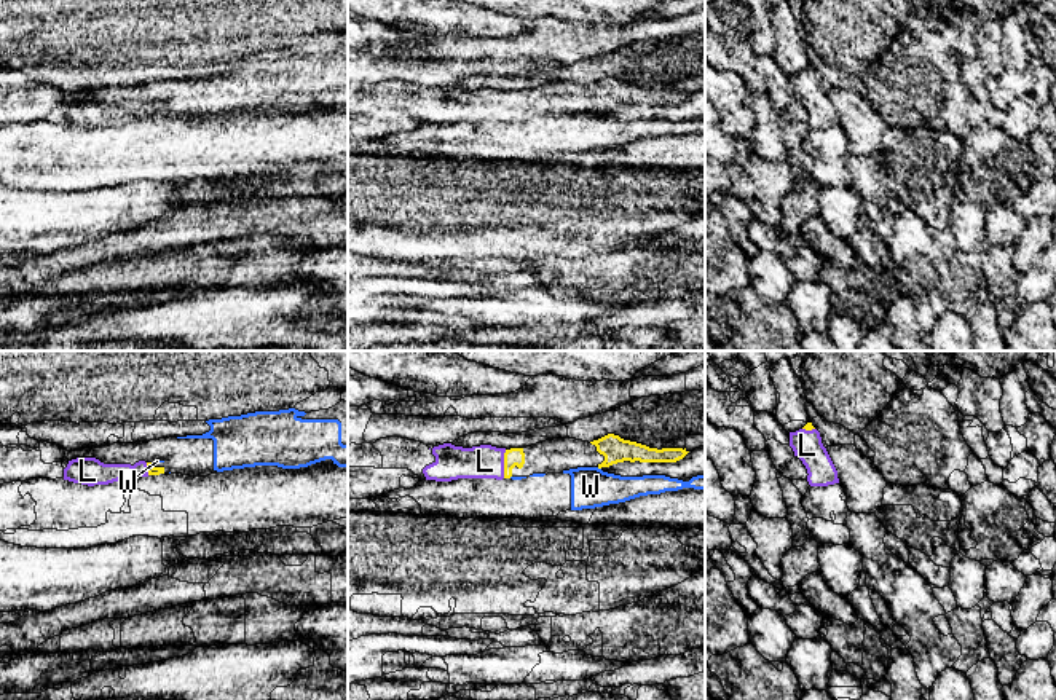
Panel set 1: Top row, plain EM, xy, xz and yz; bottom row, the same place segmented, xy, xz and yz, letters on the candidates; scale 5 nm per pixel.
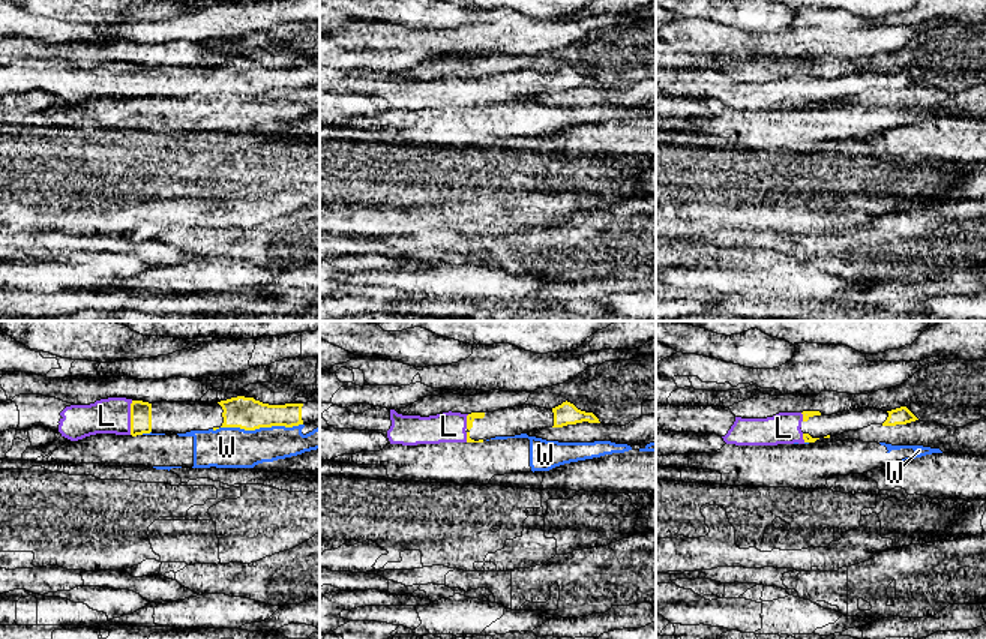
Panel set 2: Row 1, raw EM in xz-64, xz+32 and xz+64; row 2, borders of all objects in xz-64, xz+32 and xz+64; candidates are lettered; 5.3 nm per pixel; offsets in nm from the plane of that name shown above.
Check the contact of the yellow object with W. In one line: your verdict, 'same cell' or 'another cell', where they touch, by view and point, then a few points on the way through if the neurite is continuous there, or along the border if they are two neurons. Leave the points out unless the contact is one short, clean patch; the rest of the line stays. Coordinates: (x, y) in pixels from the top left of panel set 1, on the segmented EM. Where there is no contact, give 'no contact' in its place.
another cell | no contact

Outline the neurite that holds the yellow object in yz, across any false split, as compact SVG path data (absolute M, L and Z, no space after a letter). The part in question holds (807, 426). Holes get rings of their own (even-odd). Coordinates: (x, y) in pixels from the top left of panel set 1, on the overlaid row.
M807 423L802 429L790 432L790 446L807 469L810 486L828 486L839 483L837 470L822 443L820 432Z

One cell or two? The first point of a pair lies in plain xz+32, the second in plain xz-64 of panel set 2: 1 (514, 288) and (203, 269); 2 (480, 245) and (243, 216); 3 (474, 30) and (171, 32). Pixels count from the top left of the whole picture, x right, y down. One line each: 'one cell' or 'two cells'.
1: one cell
2: two cells
3: one cell

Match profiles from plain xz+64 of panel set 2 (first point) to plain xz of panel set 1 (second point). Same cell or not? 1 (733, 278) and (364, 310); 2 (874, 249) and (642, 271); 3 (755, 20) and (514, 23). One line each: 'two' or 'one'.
1: two
2: one
3: one

